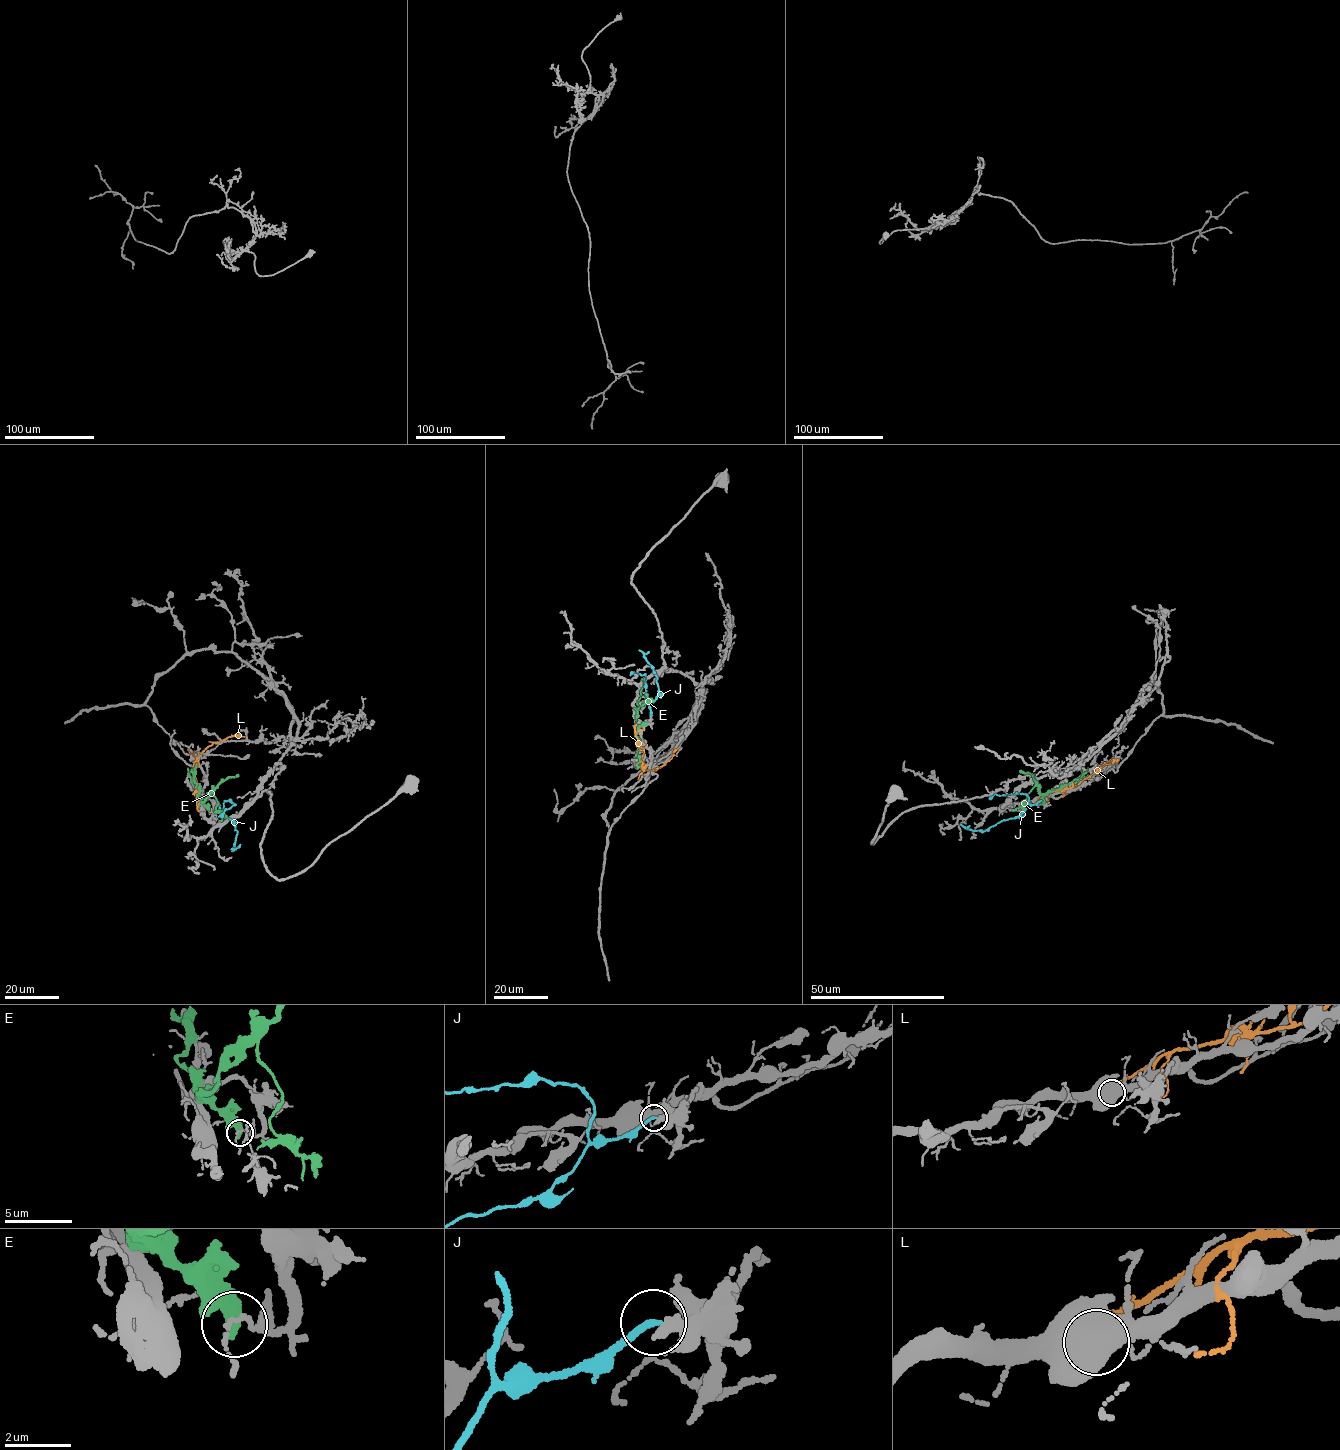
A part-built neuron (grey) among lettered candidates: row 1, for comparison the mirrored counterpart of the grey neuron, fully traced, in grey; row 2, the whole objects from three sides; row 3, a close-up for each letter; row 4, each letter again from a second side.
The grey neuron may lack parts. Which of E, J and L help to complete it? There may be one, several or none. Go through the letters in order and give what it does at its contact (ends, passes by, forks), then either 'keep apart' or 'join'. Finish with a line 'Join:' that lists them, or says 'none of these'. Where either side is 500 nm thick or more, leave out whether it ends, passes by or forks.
E: it ends | keep apart
J: it ends | keep apart
L: it ends | keep apart
Join: none of these

